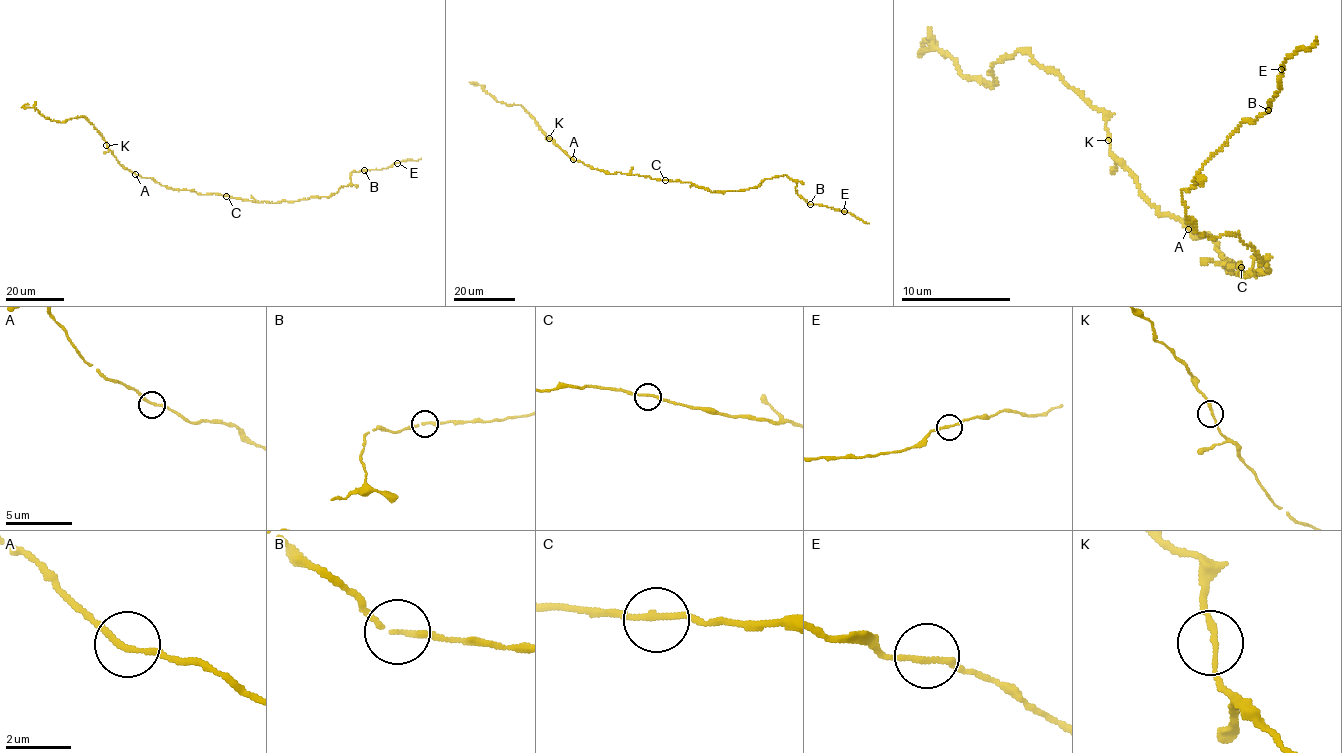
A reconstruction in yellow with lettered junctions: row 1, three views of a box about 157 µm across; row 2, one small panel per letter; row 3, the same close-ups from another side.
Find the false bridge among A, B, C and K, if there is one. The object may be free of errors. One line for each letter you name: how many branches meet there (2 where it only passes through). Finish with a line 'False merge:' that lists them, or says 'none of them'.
False merge: none of them

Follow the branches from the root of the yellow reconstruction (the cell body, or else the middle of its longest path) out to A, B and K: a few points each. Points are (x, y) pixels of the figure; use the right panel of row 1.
A: (1233, 265), (1232, 272), (1225, 264), (1232, 266), (1215, 249), (1216, 242), (1209, 235), (1198, 238), (1188, 229)
B: (1233, 265), (1243, 276), (1270, 269), (1235, 233), (1200, 233), (1181, 192), (1240, 122), (1269, 110)
K: (1233, 265), (1232, 272), (1209, 235), (1198, 238), (1144, 197), (1108, 140)

